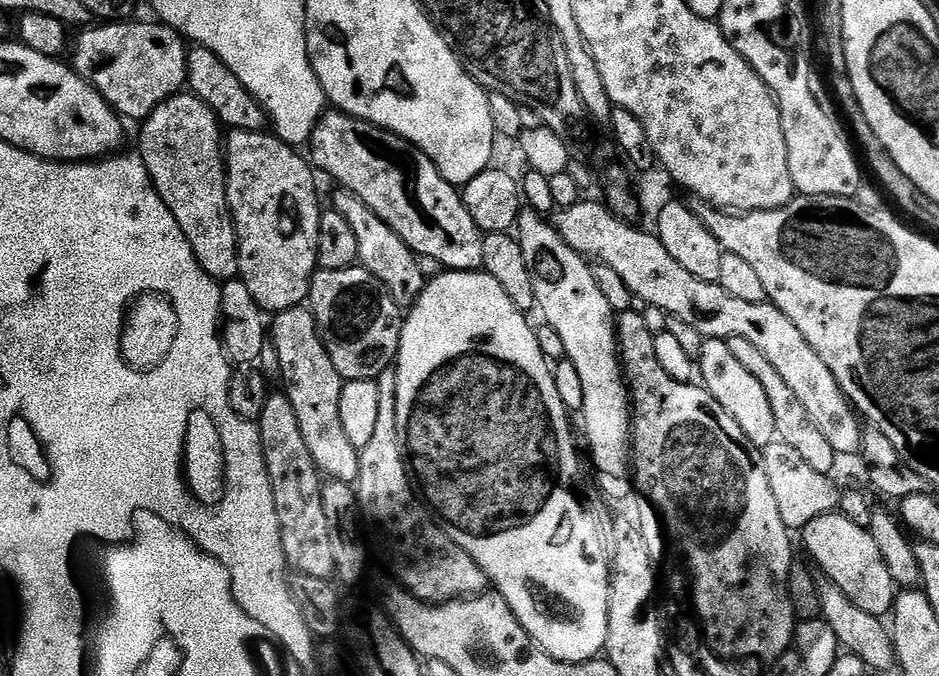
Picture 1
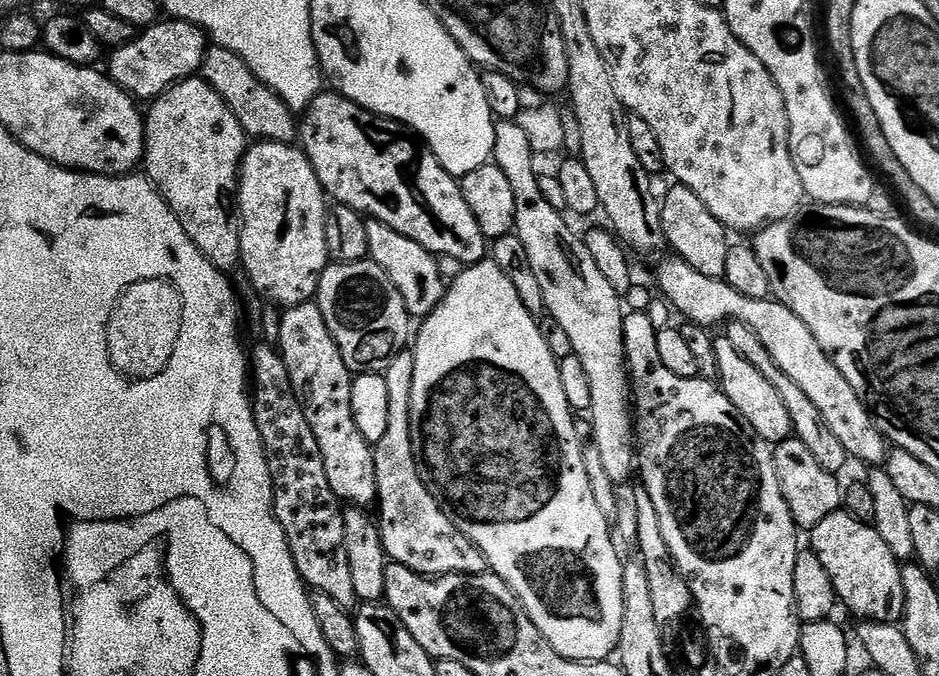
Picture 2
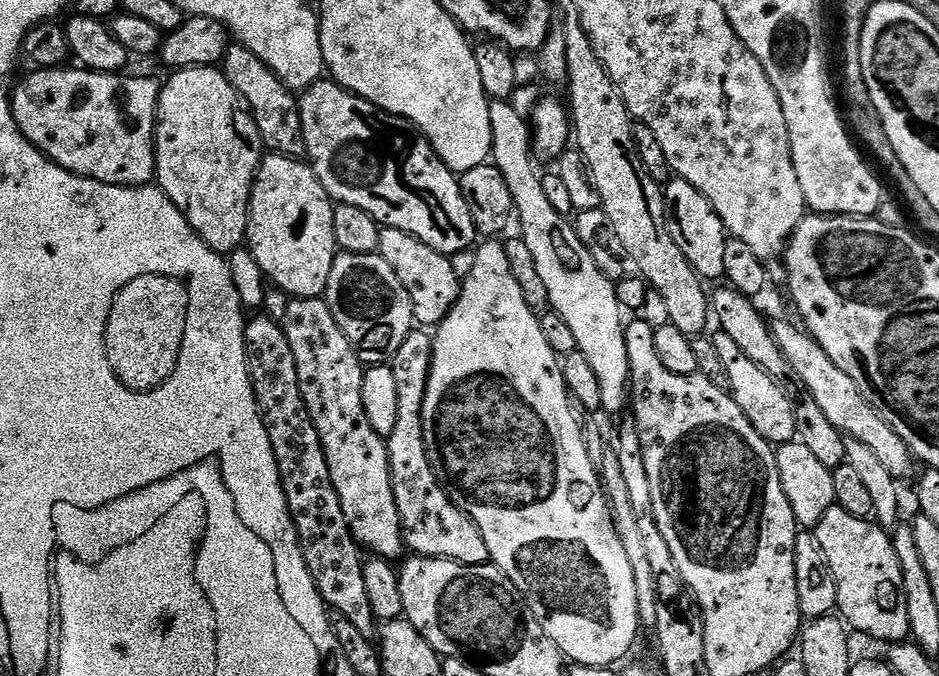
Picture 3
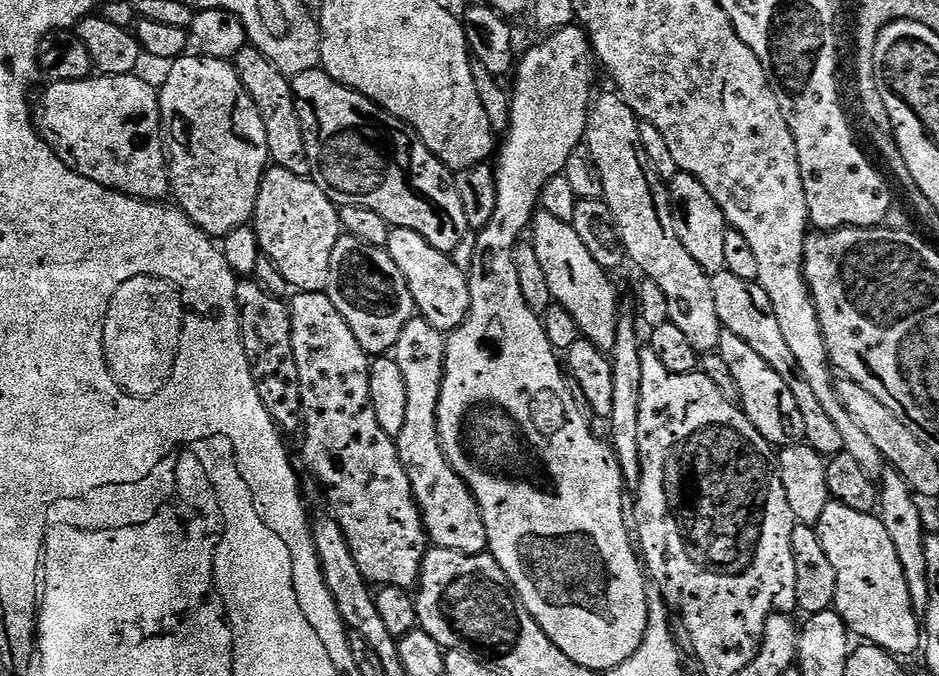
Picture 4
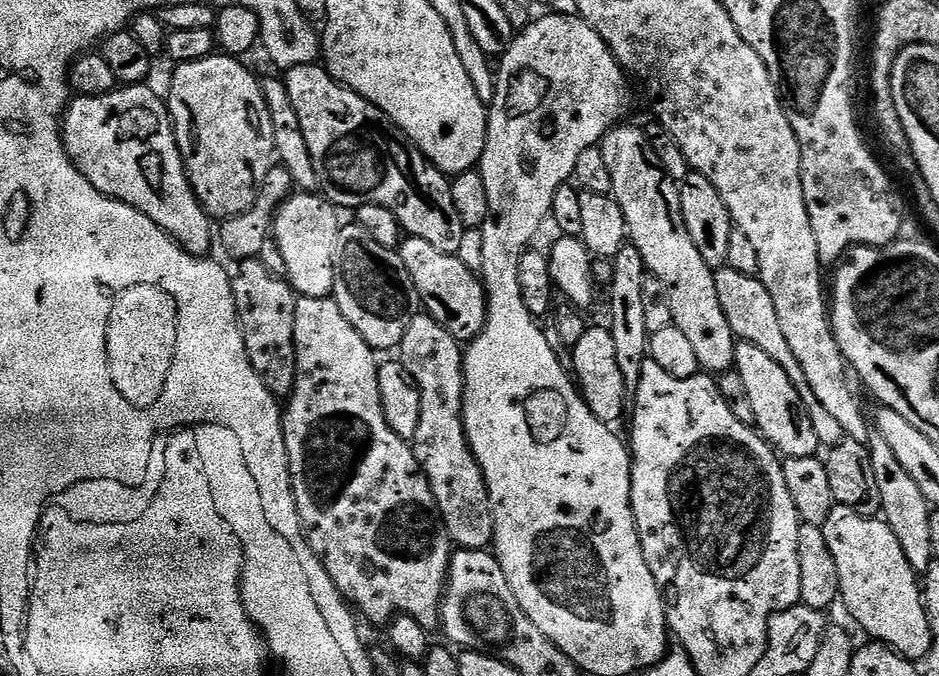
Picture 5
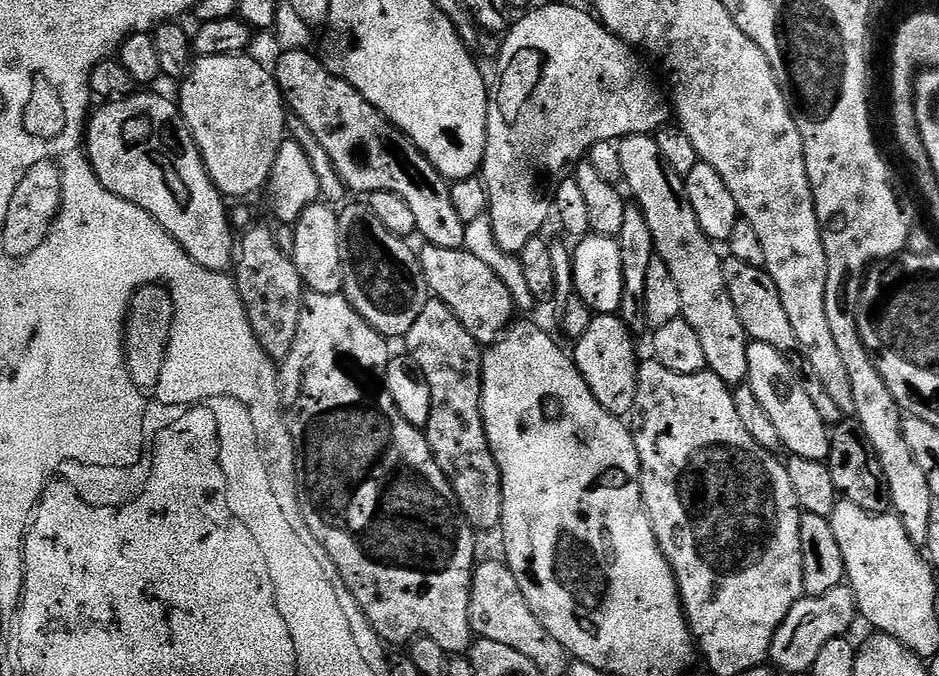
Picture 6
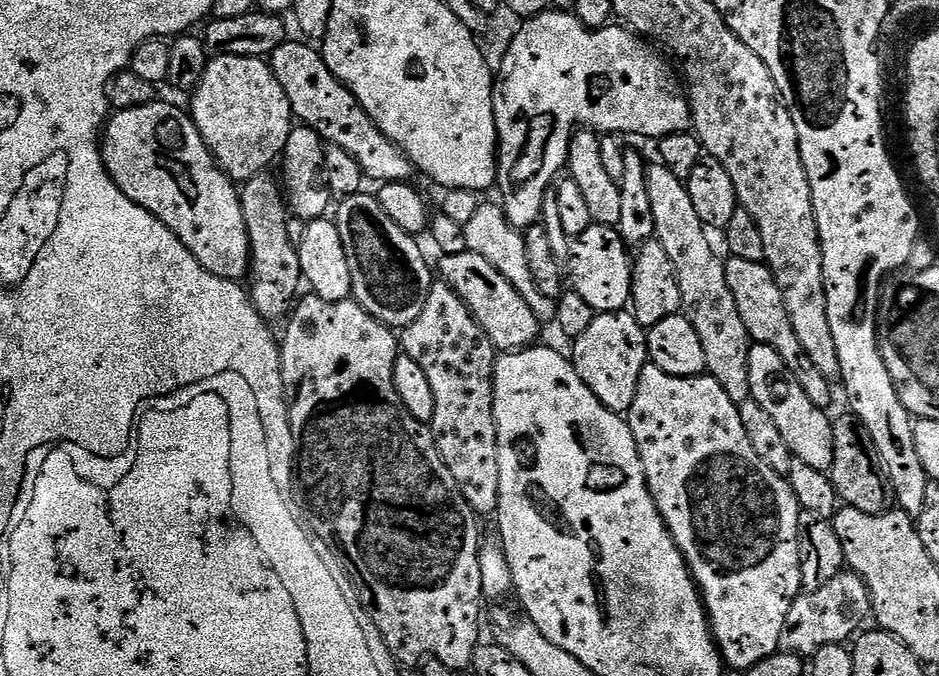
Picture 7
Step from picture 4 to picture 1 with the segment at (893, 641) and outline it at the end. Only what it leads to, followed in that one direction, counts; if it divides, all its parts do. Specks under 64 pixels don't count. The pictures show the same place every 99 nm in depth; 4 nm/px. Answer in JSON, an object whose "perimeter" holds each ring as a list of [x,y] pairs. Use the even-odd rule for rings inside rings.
{"perimeter":[[[836,512],[826,514],[822,518],[814,518],[802,530],[804,544],[810,555],[816,559],[823,575],[831,580],[858,610],[866,610],[871,616],[887,617],[892,605],[896,602],[898,585],[890,578],[890,570],[886,570],[886,562],[882,558],[882,550],[878,550],[878,542],[874,542],[871,531],[862,526],[854,526],[850,518]]]}

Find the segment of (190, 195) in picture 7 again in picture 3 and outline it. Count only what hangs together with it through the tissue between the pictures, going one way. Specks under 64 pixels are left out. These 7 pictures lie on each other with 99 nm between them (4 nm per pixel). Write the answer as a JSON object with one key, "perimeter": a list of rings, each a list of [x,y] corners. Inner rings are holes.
{"perimeter":[[[79,66],[32,70],[11,93],[12,113],[21,134],[55,164],[79,176],[123,188],[151,185],[156,175],[156,101],[161,85],[148,76],[128,75],[91,73]]]}

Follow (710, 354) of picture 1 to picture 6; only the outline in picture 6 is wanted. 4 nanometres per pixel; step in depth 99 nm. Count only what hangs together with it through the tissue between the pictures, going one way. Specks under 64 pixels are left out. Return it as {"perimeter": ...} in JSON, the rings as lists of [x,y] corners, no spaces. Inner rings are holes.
{"perimeter":[[[749,343],[746,362],[748,363],[748,379],[746,383],[752,387],[758,402],[766,409],[766,415],[774,427],[778,429],[781,445],[793,456],[827,461],[830,454],[830,426],[818,414],[814,402],[810,402],[810,394],[806,394],[804,384],[795,384],[788,375],[792,372],[792,364],[785,353],[774,350],[774,346]]]}

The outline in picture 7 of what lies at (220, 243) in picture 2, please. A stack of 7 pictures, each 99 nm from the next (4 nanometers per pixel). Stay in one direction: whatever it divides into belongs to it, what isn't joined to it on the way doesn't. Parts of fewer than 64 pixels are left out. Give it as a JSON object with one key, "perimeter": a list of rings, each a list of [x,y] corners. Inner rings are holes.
{"perimeter":[[[212,56],[190,100],[192,120],[229,180],[243,182],[254,178],[259,172],[268,172],[271,164],[283,157],[286,142],[294,130],[294,117],[286,90],[278,86],[278,78],[274,78],[267,59]]]}

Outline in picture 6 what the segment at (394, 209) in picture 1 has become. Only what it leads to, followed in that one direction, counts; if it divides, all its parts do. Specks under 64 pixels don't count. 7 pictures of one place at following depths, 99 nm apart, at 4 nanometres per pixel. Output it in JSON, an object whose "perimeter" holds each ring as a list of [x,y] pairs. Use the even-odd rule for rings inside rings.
{"perimeter":[[[299,48],[293,52],[281,51],[280,57],[276,60],[276,68],[274,67],[274,75],[276,78],[276,84],[280,88],[281,94],[284,95],[285,105],[290,109],[291,115],[296,116],[301,121],[299,122],[303,127],[310,130],[310,134],[314,134],[314,138],[318,138],[318,142],[322,142],[323,149],[326,150],[326,154],[330,154],[330,162],[334,162],[334,170],[338,170],[338,178],[342,178],[342,182],[347,186],[349,193],[367,194],[370,192],[377,192],[378,190],[390,190],[390,194],[398,194],[398,198],[402,198],[406,202],[406,206],[410,206],[410,210],[414,210],[414,222],[416,223],[417,233],[422,237],[425,236],[425,241],[428,244],[433,244],[439,248],[445,248],[446,250],[454,250],[455,248],[463,249],[464,246],[464,222],[461,218],[458,218],[458,213],[454,210],[454,204],[451,202],[451,190],[449,181],[445,180],[444,175],[440,173],[435,166],[429,162],[425,156],[420,153],[418,146],[414,146],[414,142],[408,139],[399,128],[396,128],[382,115],[377,108],[370,106],[370,102],[366,102],[366,98],[362,98],[362,94],[358,94],[358,90],[354,86],[347,84],[341,76],[336,76],[334,73],[329,72],[324,66],[323,59],[311,56],[311,51]]]}

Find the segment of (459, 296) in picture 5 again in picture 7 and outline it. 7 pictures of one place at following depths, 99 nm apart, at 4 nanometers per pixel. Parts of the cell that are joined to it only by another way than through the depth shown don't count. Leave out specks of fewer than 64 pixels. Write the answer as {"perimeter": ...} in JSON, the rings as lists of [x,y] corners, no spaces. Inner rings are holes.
{"perimeter":[[[467,251],[453,256],[441,255],[439,259],[439,279],[449,284],[466,302],[478,326],[486,330],[497,353],[518,352],[537,343],[536,335],[542,331],[542,325],[534,310],[530,310],[526,298],[522,298],[522,294],[518,294],[518,290],[514,290],[514,286],[510,286],[510,282],[506,282],[506,278],[502,278],[502,274],[498,274],[498,270],[494,270],[494,266],[482,258],[482,254]]]}

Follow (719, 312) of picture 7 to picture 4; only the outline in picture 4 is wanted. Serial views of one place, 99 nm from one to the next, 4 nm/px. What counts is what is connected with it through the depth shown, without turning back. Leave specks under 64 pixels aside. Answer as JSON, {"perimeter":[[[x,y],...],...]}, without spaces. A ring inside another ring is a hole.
{"perimeter":[[[619,94],[611,95],[595,97],[588,114],[586,133],[589,154],[601,174],[604,187],[603,200],[608,203],[610,210],[614,210],[614,218],[618,218],[618,230],[627,259],[633,260],[645,272],[643,275],[647,279],[662,286],[662,294],[666,294],[668,319],[671,324],[678,326],[678,330],[686,334],[690,346],[694,346],[696,353],[715,353],[720,347],[722,325],[718,318],[718,310],[714,307],[712,277],[702,270],[702,266],[698,266],[698,262],[694,262],[694,258],[690,258],[686,246],[682,246],[682,241],[678,239],[678,230],[674,226],[672,213],[672,194],[669,185],[658,174],[658,170],[654,170],[650,162],[650,154],[646,154],[646,146],[642,146],[641,121],[636,119],[634,110],[626,106],[626,102]]]}

